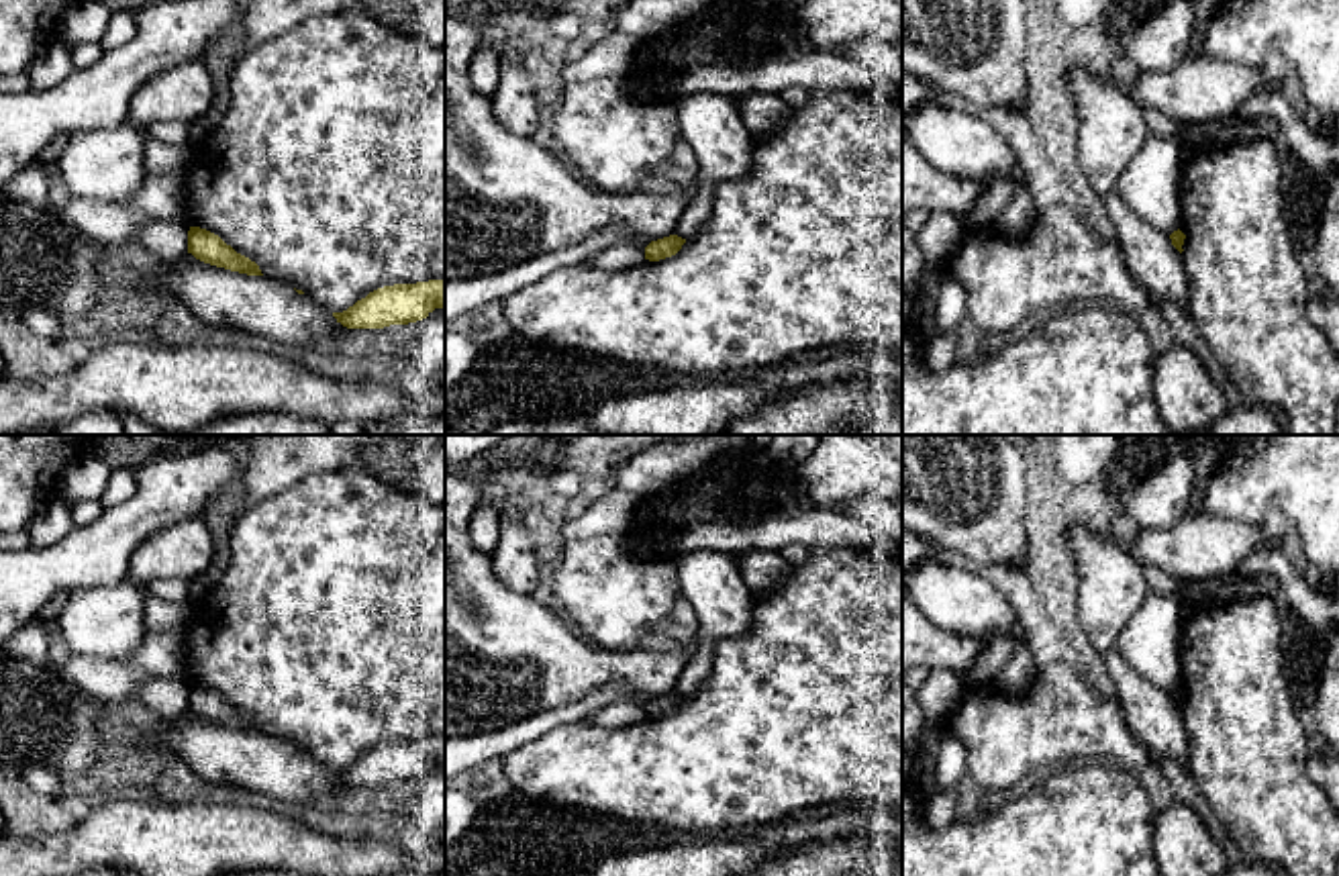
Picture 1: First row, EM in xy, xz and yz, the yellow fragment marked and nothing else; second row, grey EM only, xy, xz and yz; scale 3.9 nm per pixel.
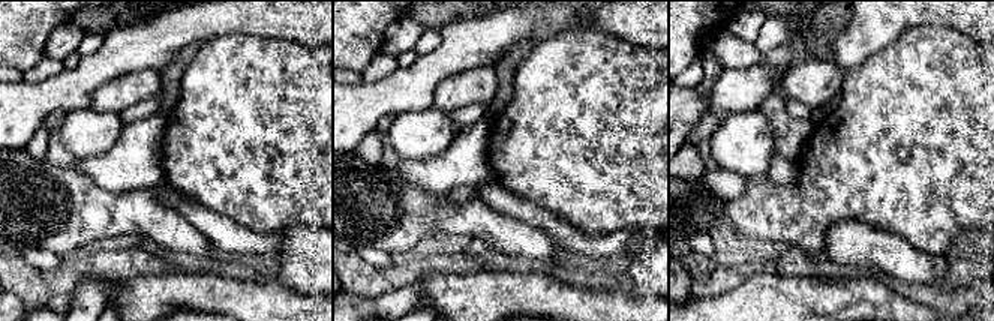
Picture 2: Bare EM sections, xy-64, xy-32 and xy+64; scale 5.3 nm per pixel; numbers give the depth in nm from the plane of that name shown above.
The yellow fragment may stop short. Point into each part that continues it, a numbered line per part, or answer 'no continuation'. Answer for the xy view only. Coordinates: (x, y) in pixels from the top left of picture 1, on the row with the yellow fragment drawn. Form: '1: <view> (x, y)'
no continuation

